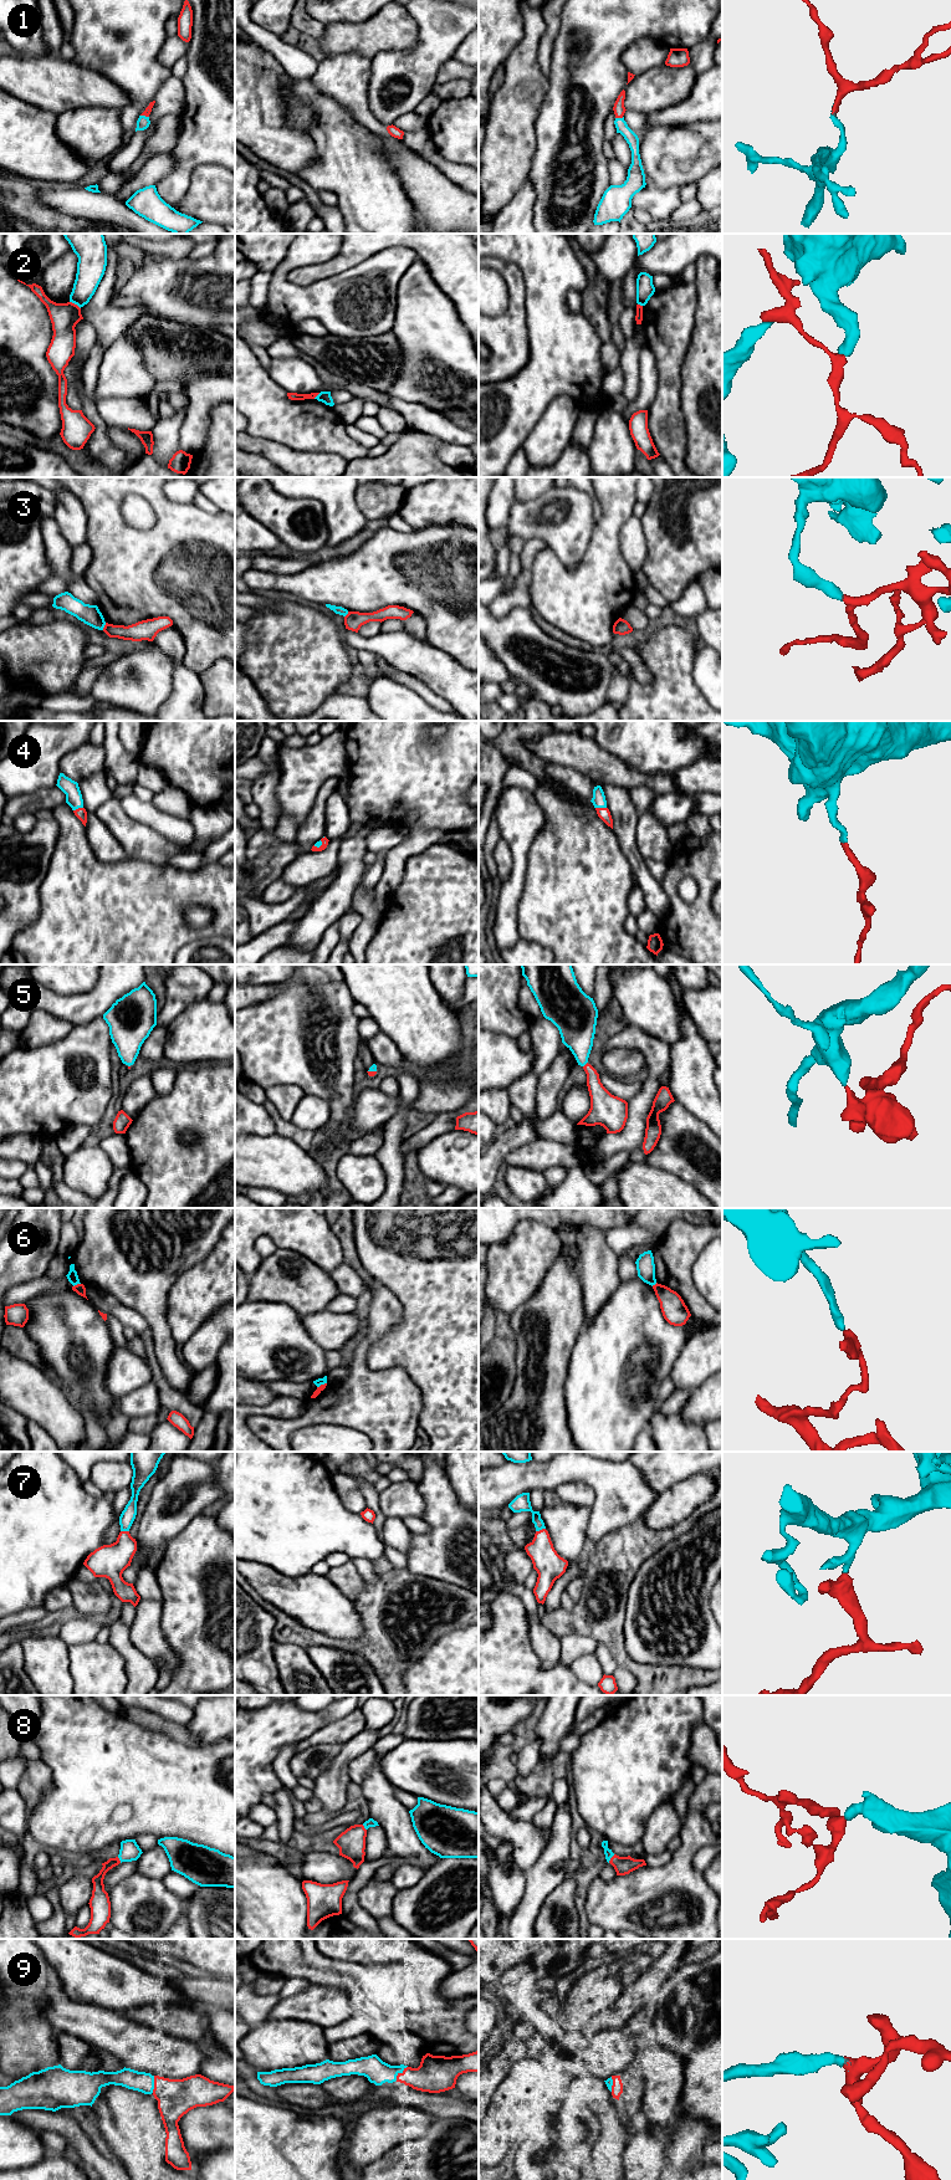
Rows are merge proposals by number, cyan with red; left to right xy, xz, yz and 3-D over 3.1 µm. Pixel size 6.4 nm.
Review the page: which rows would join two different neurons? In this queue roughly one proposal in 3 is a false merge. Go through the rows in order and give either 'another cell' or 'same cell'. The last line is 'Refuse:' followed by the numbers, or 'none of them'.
1: same cell
2: another cell
3: another cell
4: same cell
5: same cell
6: another cell
7: same cell
8: same cell
9: same cell
Refuse: 2, 3, 6

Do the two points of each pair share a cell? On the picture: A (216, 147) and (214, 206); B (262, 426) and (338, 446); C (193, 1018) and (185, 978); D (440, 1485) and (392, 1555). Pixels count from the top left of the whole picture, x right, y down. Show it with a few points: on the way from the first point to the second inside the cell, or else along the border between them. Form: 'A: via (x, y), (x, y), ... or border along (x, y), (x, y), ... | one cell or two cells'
A: border along (221, 165), (198, 165), (193, 172), (190, 182) | two cells
B: via (281, 426), (313, 426), (320, 429) | one cell
C: border along (205, 997), (192, 1002), (169, 1024) | two cells
D: border along (405, 1555), (408, 1567) | two cells

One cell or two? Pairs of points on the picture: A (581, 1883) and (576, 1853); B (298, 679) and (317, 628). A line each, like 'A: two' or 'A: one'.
A: one
B: one

